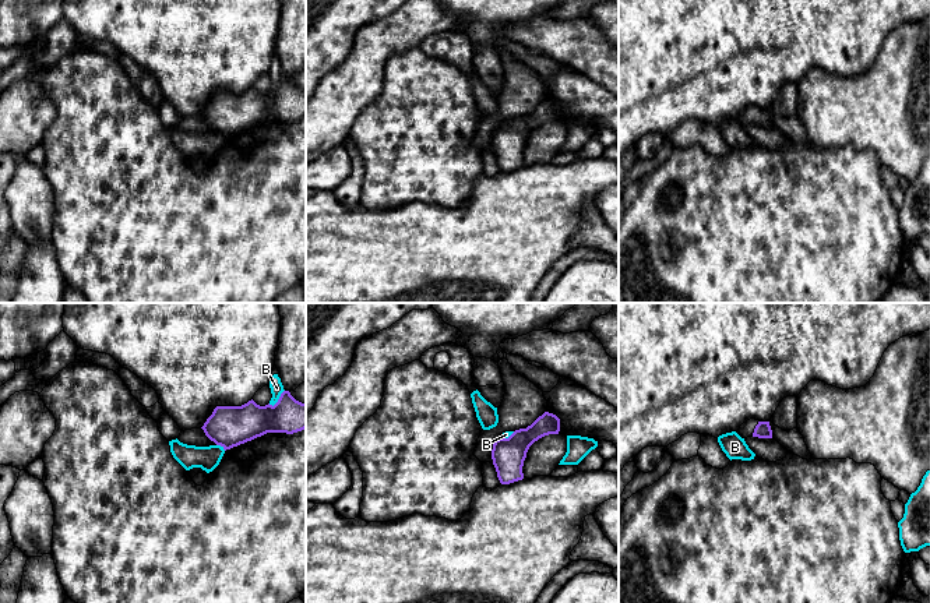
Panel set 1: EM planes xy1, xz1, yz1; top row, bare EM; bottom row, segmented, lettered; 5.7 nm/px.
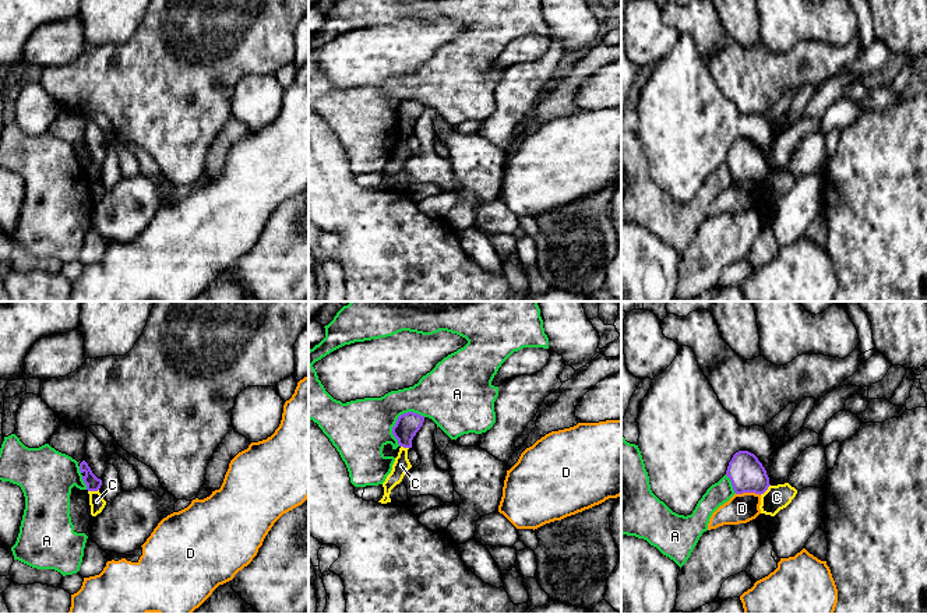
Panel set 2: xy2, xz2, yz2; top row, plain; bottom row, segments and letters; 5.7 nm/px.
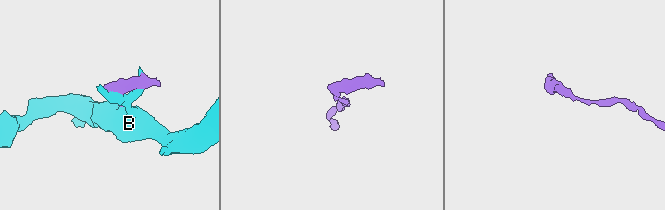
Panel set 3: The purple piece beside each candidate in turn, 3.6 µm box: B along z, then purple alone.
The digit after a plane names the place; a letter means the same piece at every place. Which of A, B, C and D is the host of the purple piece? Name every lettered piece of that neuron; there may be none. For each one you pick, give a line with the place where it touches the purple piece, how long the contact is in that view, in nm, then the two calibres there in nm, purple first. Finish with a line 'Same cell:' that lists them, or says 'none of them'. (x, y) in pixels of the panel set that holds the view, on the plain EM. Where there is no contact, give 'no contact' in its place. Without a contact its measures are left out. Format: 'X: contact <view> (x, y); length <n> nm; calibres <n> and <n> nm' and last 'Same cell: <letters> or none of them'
Same cell: none of them

